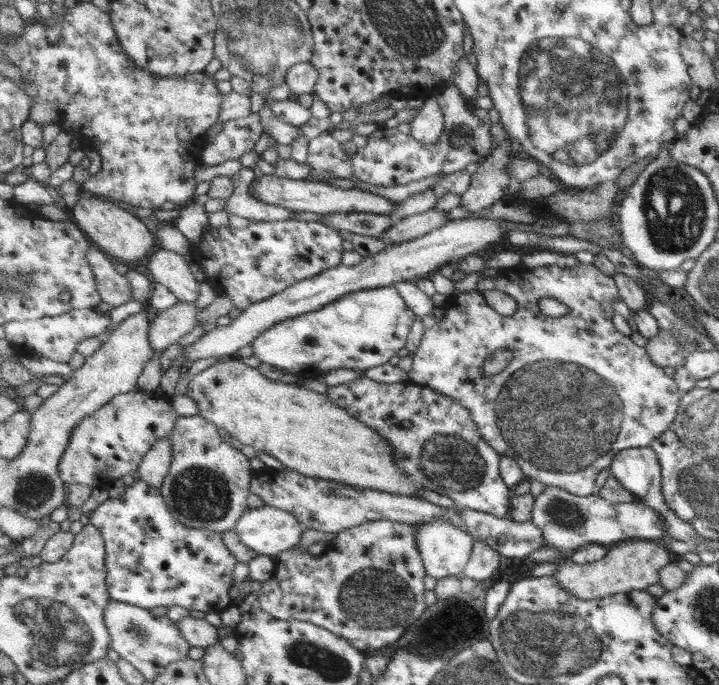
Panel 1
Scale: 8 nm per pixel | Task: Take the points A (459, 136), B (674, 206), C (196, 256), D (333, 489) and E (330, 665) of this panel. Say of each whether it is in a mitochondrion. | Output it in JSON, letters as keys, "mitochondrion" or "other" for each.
{"A":"mitochondrion","B":"mitochondrion","C":"other","D":"other","E":"mitochondrion"}

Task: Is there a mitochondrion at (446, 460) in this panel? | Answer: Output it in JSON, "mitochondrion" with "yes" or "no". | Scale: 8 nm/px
{"mitochondrion":"yes"}

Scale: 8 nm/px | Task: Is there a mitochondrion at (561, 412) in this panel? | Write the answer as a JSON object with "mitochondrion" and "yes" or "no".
{"mitochondrion":"yes"}

